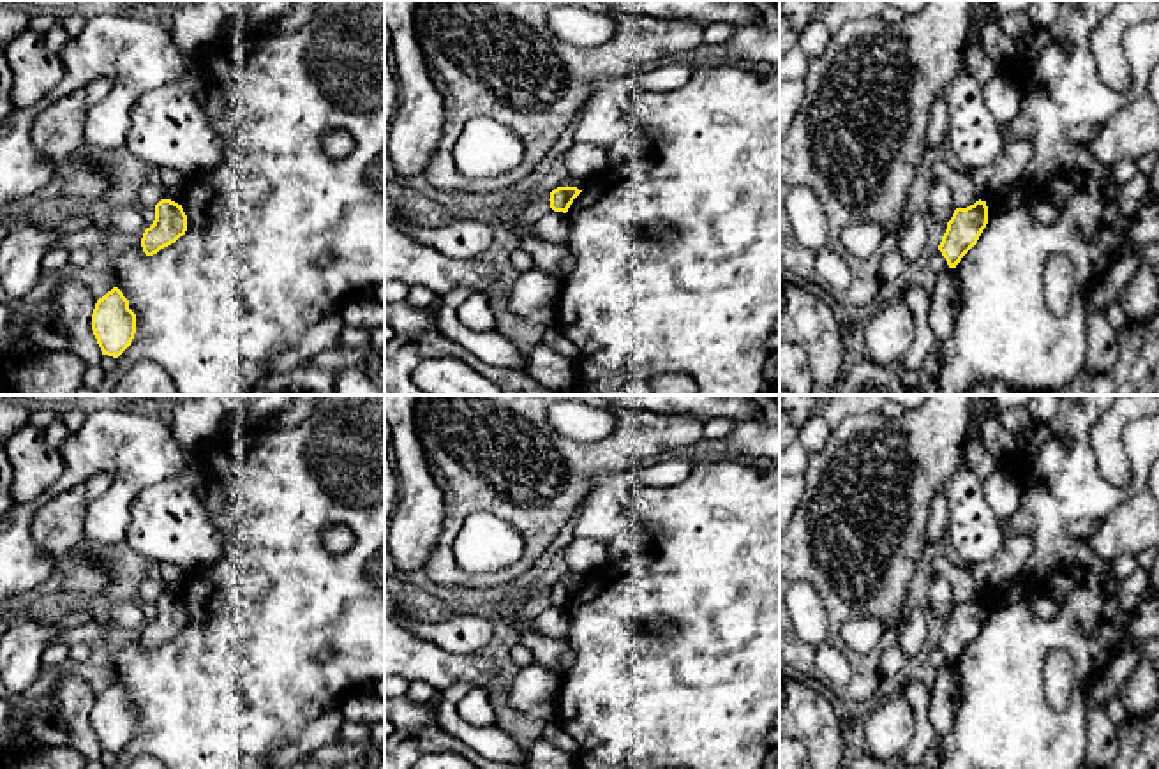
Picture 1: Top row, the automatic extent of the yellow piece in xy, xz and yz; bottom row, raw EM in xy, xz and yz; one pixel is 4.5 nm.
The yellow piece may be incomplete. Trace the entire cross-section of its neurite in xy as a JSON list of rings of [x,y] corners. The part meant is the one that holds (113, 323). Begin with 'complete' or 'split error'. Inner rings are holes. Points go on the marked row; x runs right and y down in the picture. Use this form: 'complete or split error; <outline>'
complete; [[[118,287],[97,300],[92,330],[102,355],[118,358],[131,346],[136,333],[136,314]]]

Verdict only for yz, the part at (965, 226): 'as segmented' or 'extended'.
as segmented

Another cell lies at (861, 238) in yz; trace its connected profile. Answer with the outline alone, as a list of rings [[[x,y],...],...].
[[[850,222],[840,235],[845,249],[859,259],[868,259],[886,236],[879,222]]]

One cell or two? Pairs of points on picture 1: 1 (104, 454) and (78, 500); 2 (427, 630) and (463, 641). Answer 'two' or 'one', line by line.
1: two
2: one

